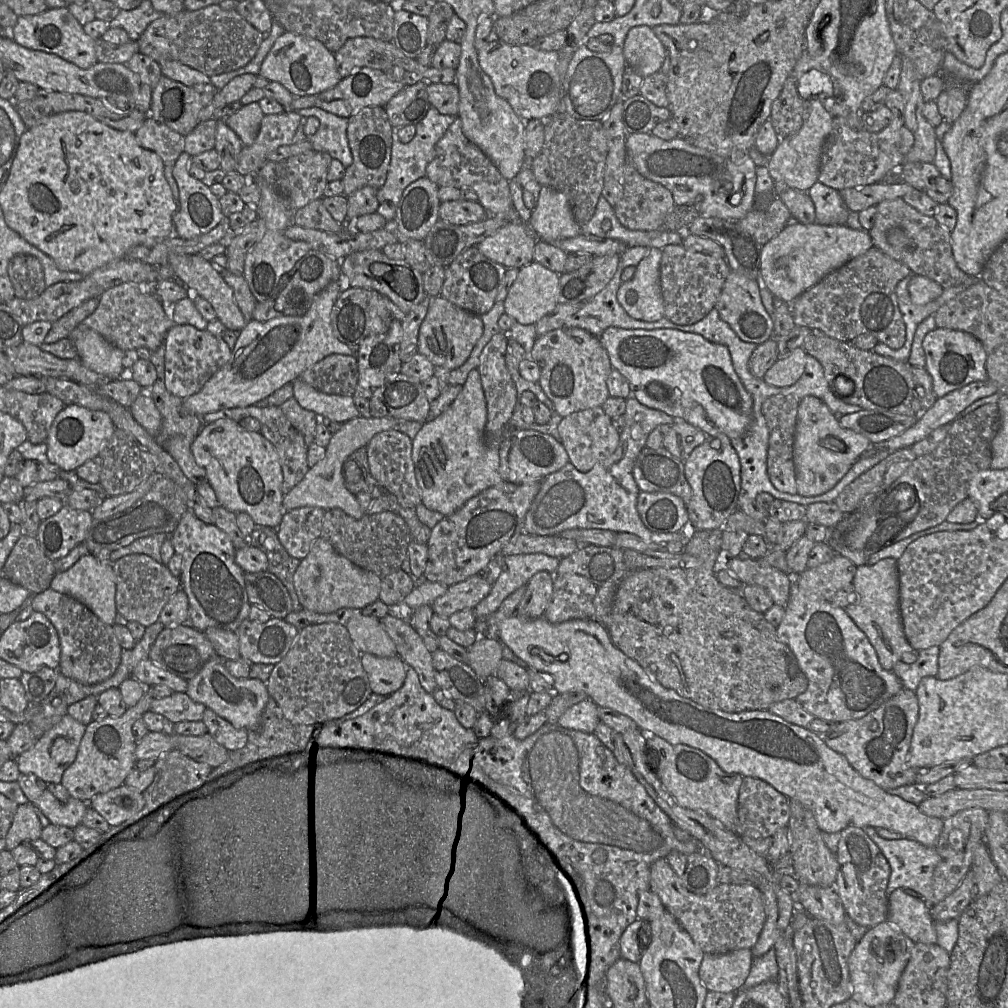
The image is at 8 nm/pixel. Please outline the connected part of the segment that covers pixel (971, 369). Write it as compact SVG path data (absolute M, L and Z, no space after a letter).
M937 327L925 335L922 347L926 358L924 369L932 378L933 392L937 398L971 382L987 379L985 365L988 353L982 343L967 332Z

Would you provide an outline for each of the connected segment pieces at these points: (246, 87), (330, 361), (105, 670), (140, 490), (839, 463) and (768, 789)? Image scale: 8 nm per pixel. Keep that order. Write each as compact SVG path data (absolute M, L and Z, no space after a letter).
M246 73L233 78L227 85L219 89L213 96L213 100L204 106L199 113L199 121L213 119L216 109L234 102L240 101L254 85L258 76Z
M330 354L299 378L320 392L352 396L359 378L357 358L355 355Z
M50 588L32 596L31 608L44 614L55 627L60 642L58 671L83 685L94 685L110 678L121 662L122 647L113 626L104 623L75 598Z
M154 472L134 491L123 495L104 497L102 503L92 509L93 519L103 520L131 507L136 501L146 495L162 477L164 476L160 473Z
M805 396L797 409L793 462L797 493L817 496L831 490L873 444L863 435L840 426L838 417L815 396Z
M743 777L738 794L735 832L739 836L753 839L772 837L779 829L788 826L789 801L786 796L779 793L767 782L754 777Z

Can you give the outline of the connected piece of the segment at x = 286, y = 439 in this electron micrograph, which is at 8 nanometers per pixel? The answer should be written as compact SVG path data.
M250 405L247 407L228 408L207 413L202 416L202 420L204 426L205 424L210 424L223 418L230 418L240 422L247 417L256 418L260 422L260 433L273 444L277 451L283 473L281 491L286 495L303 479L310 467L307 461L308 446L305 444L303 435L293 427L279 406L259 407L257 405Z

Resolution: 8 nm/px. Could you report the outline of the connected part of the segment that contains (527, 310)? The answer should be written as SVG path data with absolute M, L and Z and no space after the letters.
M531 263L519 268L517 278L508 289L504 300L505 313L523 325L536 324L558 304L560 274L540 263Z

